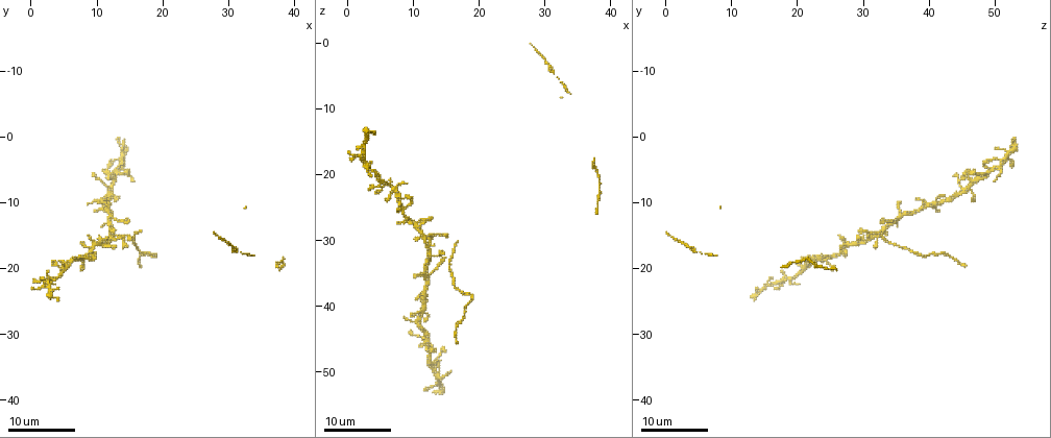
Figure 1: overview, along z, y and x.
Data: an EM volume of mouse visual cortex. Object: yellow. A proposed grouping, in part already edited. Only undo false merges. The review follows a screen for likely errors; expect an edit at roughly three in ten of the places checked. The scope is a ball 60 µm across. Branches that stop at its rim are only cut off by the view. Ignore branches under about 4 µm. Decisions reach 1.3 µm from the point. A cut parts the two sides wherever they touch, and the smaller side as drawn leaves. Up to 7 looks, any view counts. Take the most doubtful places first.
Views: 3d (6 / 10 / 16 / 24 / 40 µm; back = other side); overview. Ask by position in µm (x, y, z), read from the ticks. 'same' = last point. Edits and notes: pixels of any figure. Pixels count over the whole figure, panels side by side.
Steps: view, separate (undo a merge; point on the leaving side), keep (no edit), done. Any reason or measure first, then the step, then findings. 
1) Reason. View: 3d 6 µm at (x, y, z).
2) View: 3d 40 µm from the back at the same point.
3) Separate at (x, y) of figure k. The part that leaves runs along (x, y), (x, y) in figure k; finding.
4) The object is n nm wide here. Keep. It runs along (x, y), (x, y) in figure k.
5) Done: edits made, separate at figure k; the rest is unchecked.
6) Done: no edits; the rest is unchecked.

Looks like a crossing. View: 3d 16 µm at (12.0, 16.0, 29.5).

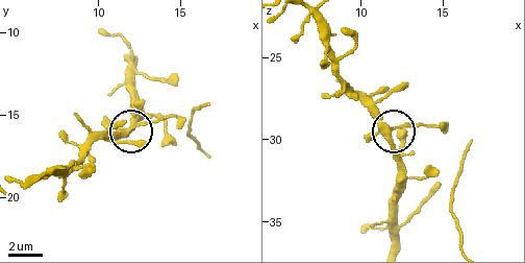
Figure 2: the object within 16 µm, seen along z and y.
View: 3d 10 µm at (11.8, 16.0, 29.6).

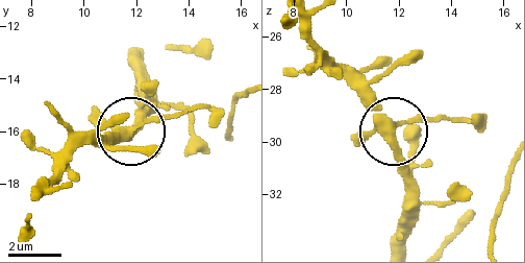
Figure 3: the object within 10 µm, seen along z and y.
The object is 330 nm wide here. Keep. It runs along (365, 99), (396, 125), (454, 117) in figure 3; all the same cell.

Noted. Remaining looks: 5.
Looks like a crossing. View: 3d 16 µm at (8.0, 18.5, 25.0).

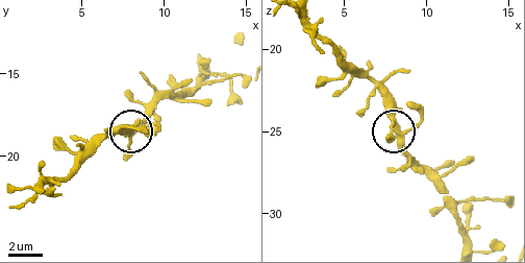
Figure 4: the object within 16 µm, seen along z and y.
View: 3d 6 µm at the same point.

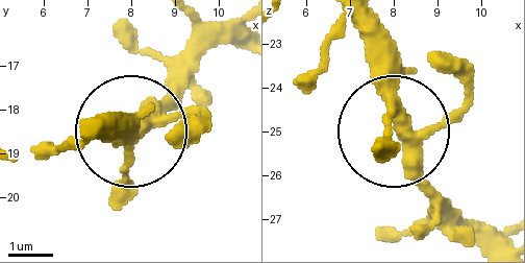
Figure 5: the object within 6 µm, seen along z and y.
Keep. Continuous, no second cell.

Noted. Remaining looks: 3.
Sharp bend. View: 3d 24 µm at (19.0, 18.0, 38.5).

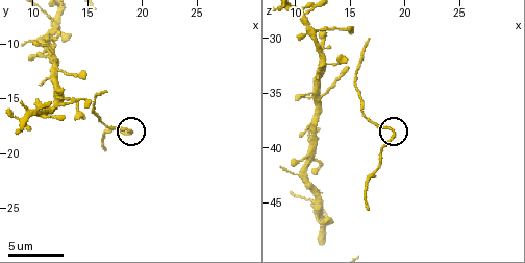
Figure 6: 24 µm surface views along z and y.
View: 3d 6 µm at (19.0, 18.2, 38.8).

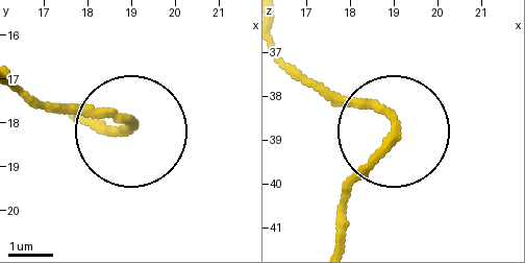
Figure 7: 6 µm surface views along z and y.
The object is 190 nm wide here. Keep. It runs along (284, 63), (363, 100), (393, 130), (341, 216) in figure 7; all the same cell.

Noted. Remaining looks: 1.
Done: no edits; the rest is unchecked.

